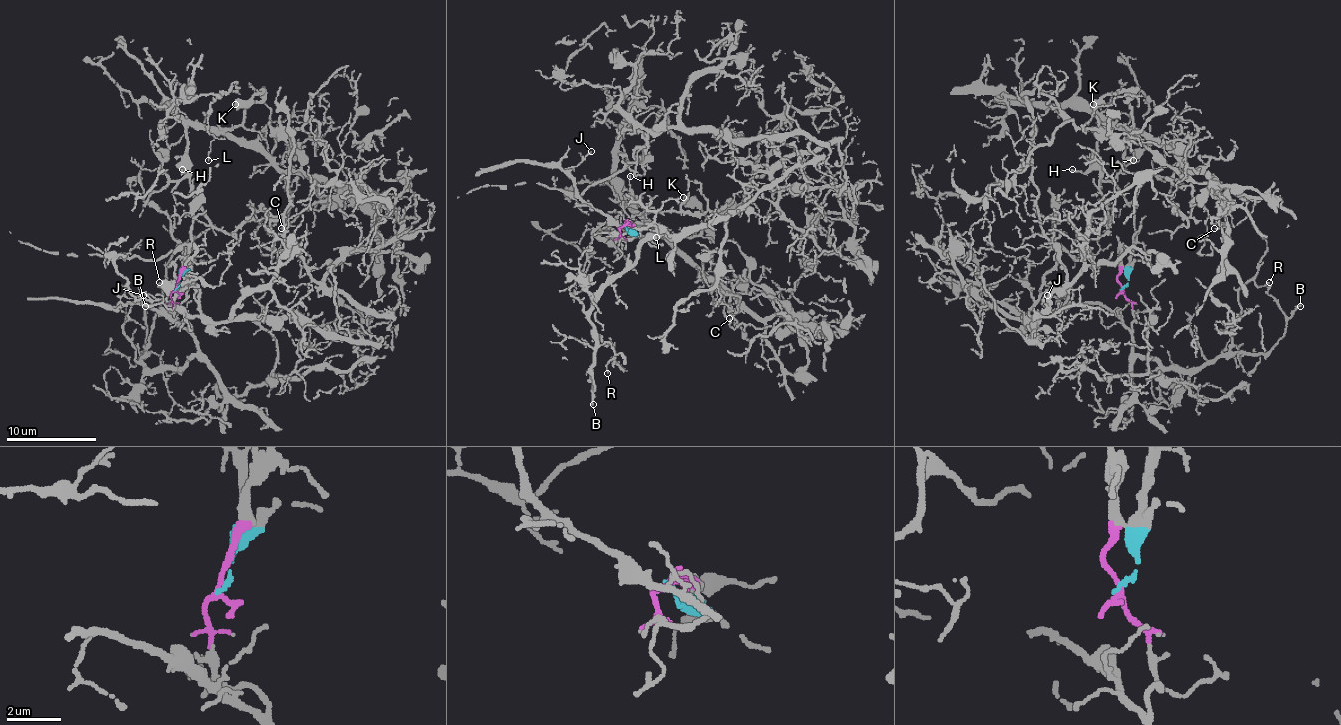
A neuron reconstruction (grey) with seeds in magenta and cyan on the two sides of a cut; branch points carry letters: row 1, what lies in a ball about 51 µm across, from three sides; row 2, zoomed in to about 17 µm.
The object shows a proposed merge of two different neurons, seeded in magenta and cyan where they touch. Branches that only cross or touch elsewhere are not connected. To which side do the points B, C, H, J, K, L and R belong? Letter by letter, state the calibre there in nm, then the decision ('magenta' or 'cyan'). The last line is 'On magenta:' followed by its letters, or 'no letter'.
B: 150 nm thick; magenta
C: 70 nm thick; cyan
H: 120 nm thick; cyan
J: 140 nm thick; magenta
K: 400 nm thick; cyan
L: 120 nm thick; cyan
R: 100 nm thick; magenta
On magenta: B, J, R

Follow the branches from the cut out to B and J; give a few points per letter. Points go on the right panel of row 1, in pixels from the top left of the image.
B: (1121, 287), (1133, 314), (1133, 350), (1162, 369), (1196, 369), (1237, 353), (1266, 353), (1300, 305)
J: (1121, 287), (1135, 317), (1128, 328), (1106, 305), (1074, 303), (1047, 294)

